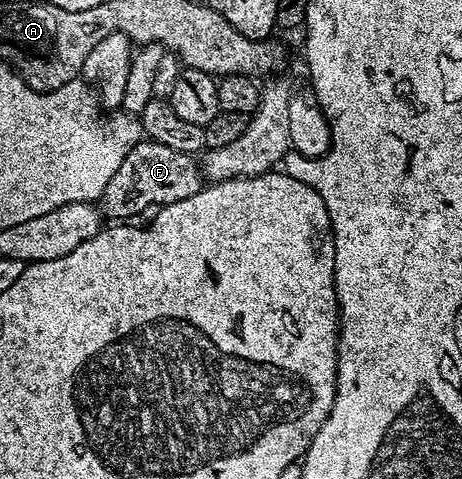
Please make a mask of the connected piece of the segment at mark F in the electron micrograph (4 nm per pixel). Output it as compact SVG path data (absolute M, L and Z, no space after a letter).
M144 138L122 158L122 166L114 173L114 178L106 182L106 190L98 207L109 221L124 222L132 214L141 213L146 206L158 203L161 205L182 202L182 198L190 198L190 194L198 194L205 187L206 181L202 168L196 164L187 152L170 150L170 146L162 146L158 142Z

